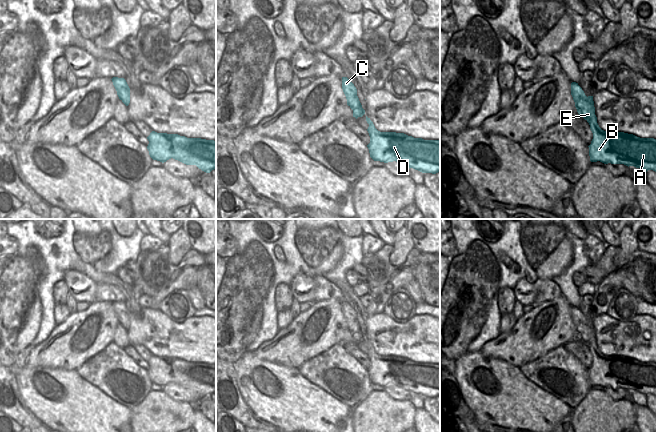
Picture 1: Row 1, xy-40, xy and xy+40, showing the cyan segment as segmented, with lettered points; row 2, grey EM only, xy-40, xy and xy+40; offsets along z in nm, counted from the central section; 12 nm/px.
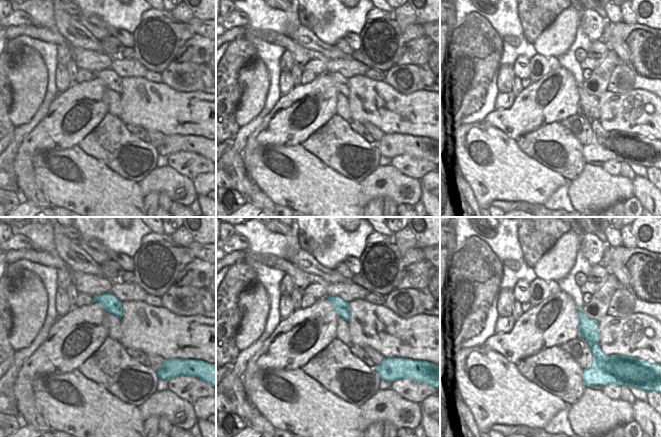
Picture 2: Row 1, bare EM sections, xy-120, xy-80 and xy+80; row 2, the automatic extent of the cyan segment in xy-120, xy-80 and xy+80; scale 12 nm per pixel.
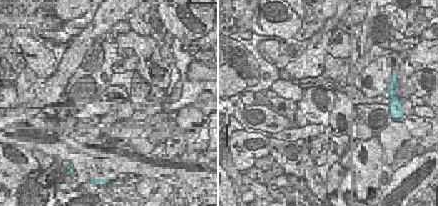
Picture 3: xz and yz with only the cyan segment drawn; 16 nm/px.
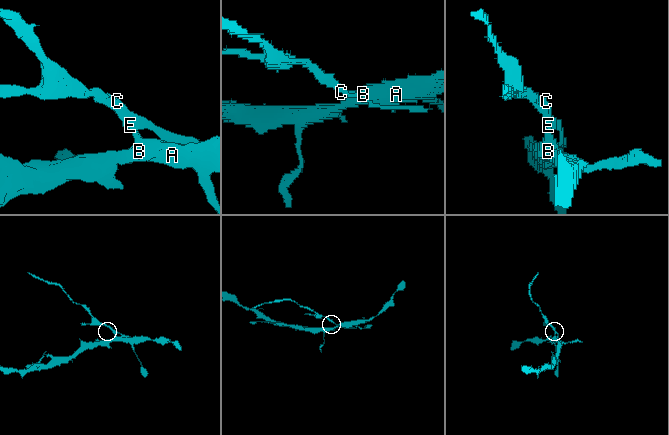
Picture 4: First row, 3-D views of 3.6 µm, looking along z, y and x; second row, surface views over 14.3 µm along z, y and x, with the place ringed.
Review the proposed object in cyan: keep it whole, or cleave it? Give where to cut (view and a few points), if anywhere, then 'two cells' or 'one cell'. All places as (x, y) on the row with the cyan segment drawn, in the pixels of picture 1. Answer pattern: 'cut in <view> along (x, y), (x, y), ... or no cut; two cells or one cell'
cut in xy+40 along (587, 119), (596, 123); two cells

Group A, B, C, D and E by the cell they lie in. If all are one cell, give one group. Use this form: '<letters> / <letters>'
A B D / C E

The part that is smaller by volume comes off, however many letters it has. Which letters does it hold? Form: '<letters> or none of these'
C, E.

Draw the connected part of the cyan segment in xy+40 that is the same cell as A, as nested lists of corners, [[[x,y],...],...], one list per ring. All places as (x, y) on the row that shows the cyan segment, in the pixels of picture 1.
[[[587,120],[593,133],[589,147],[591,162],[624,164],[656,172],[656,139],[640,138],[624,132],[606,132]]]

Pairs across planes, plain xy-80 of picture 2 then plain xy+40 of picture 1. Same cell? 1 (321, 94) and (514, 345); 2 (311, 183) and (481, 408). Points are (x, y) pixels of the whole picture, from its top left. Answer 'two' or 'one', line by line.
1: one
2: one

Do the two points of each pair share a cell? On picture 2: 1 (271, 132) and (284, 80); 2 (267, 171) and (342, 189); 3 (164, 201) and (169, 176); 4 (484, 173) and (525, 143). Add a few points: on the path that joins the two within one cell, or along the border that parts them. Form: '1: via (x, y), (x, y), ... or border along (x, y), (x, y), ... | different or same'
1: border along (294, 86), (282, 95) | different
2: via (286, 179), (299, 180), (315, 189), (323, 189) | same
3: border along (158, 192), (164, 192), (172, 201), (185, 206) | different
4: border along (516, 141), (517, 145), (526, 154), (538, 161) | different

